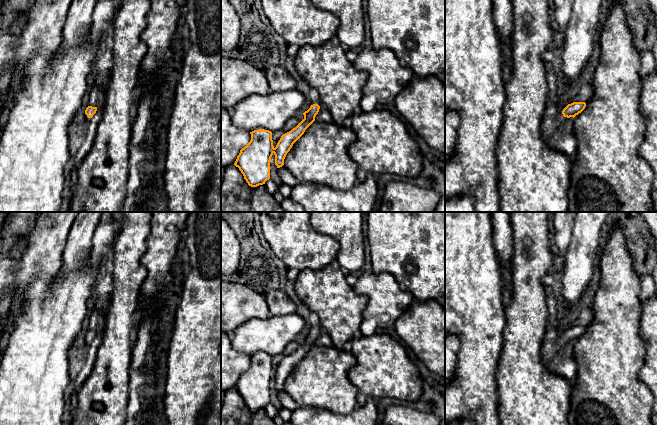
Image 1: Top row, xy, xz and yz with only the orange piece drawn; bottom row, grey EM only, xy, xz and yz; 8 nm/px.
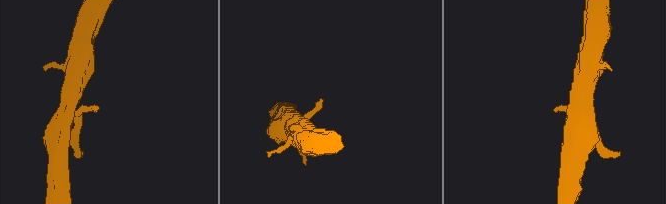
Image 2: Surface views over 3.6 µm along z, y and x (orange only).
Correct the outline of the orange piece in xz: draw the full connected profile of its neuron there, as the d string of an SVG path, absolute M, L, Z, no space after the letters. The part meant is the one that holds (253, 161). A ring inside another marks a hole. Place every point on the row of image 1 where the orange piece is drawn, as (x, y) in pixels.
M313 104L303 113L304 119L291 131L283 134L277 145L273 146L272 132L254 130L250 132L250 142L240 150L234 163L251 187L265 184L270 179L270 161L275 155L275 165L280 168L293 144L304 134L305 130L315 121L320 106Z

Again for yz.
M573 102L568 104L562 111L564 117L570 118L575 117L579 113L581 113L586 107L585 102Z

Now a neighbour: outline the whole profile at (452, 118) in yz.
M457 111L445 112L445 165L454 155L458 143L458 129L460 126L460 114Z

